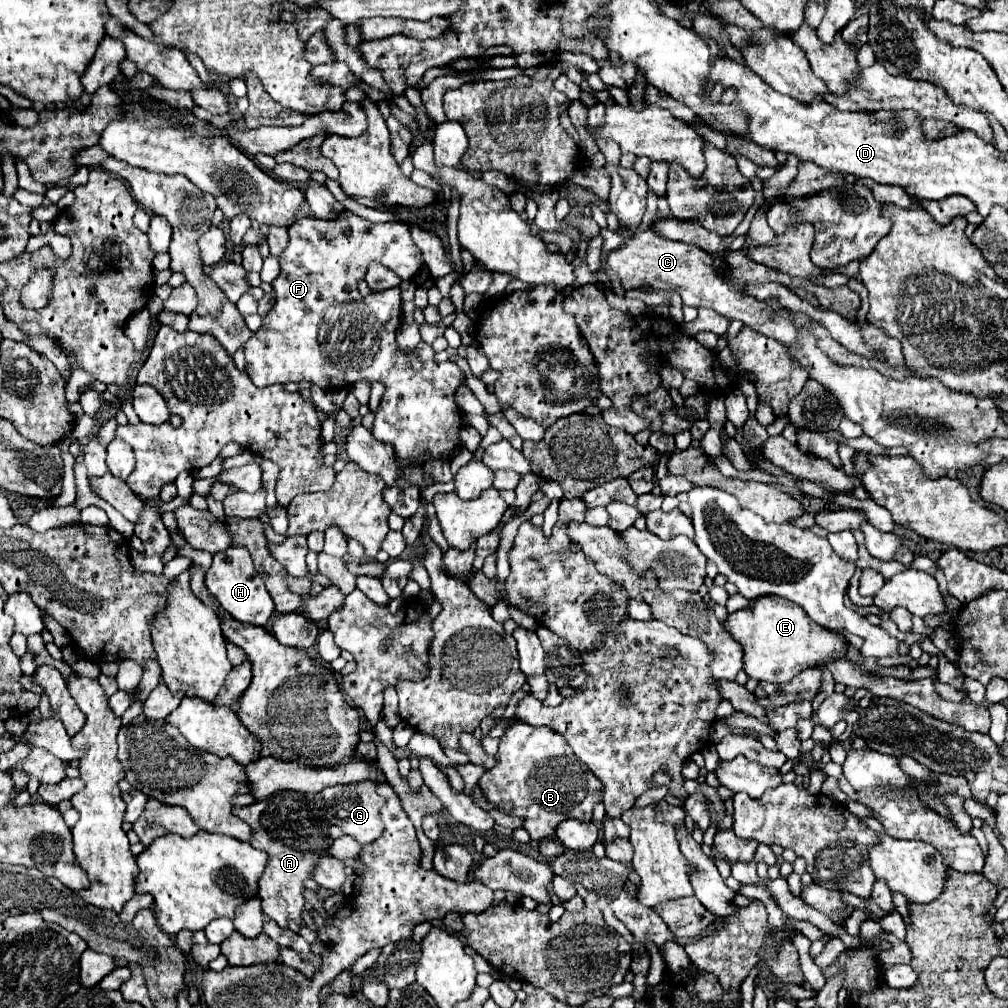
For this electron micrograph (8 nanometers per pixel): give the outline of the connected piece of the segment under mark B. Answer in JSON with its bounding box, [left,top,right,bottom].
[480,722,604,840]

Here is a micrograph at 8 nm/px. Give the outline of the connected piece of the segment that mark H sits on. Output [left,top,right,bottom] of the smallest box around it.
[206,546,274,626]

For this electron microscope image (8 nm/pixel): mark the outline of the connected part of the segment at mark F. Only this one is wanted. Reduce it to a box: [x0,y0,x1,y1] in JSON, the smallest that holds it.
[244,212,464,462]

